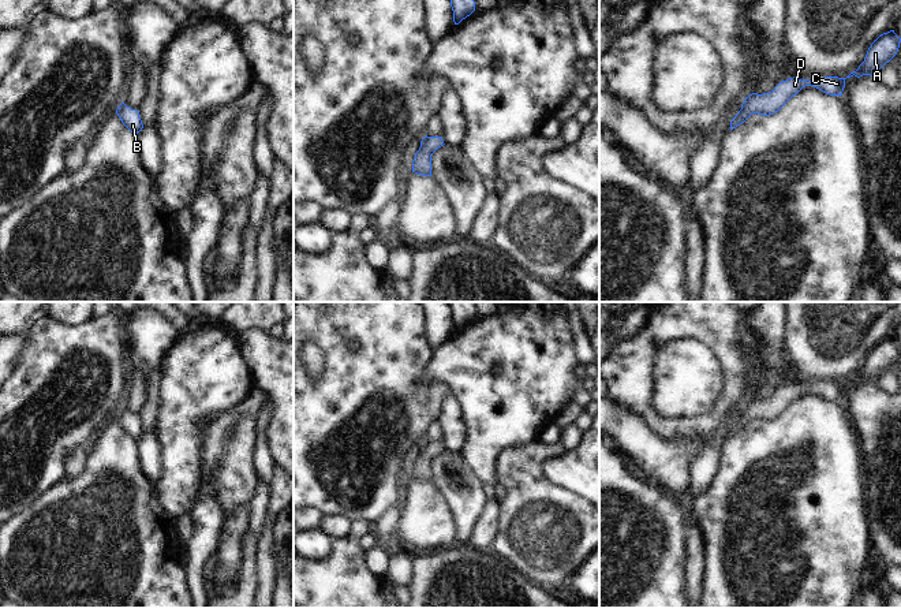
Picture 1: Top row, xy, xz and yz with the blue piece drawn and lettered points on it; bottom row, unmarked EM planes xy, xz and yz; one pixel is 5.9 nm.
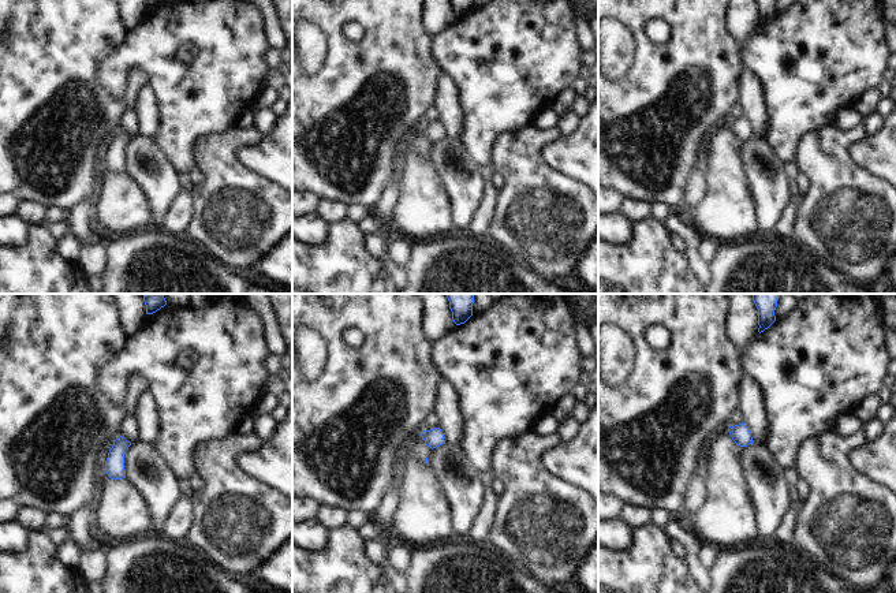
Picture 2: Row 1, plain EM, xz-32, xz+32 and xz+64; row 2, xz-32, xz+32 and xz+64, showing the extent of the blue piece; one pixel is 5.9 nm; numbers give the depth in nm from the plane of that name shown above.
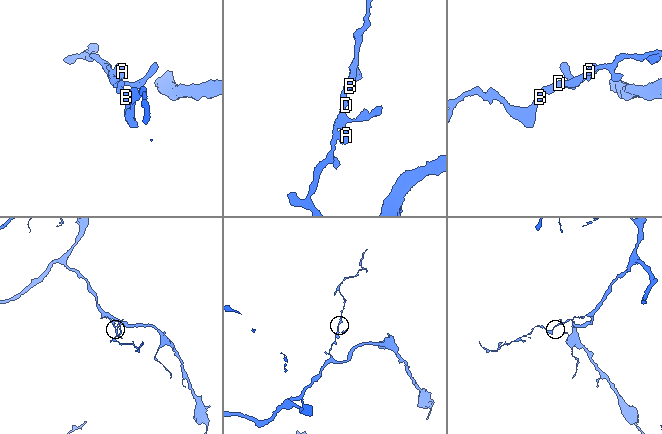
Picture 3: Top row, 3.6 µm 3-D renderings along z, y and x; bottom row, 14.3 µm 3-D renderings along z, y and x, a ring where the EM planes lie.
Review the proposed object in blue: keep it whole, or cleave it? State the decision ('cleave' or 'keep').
keep

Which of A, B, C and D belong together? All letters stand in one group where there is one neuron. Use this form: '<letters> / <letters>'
A B C D

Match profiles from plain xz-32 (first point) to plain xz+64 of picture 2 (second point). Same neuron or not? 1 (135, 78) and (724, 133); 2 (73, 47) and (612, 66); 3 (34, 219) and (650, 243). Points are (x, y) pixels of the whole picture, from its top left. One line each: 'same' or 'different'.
1: different
2: different
3: different

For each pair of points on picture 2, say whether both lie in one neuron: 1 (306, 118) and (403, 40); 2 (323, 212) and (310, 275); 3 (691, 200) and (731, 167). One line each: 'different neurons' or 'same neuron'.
1: same neuron
2: different neurons
3: different neurons

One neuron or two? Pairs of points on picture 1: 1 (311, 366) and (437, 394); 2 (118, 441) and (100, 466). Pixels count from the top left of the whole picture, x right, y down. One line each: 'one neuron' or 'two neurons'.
1: two neurons
2: one neuron

